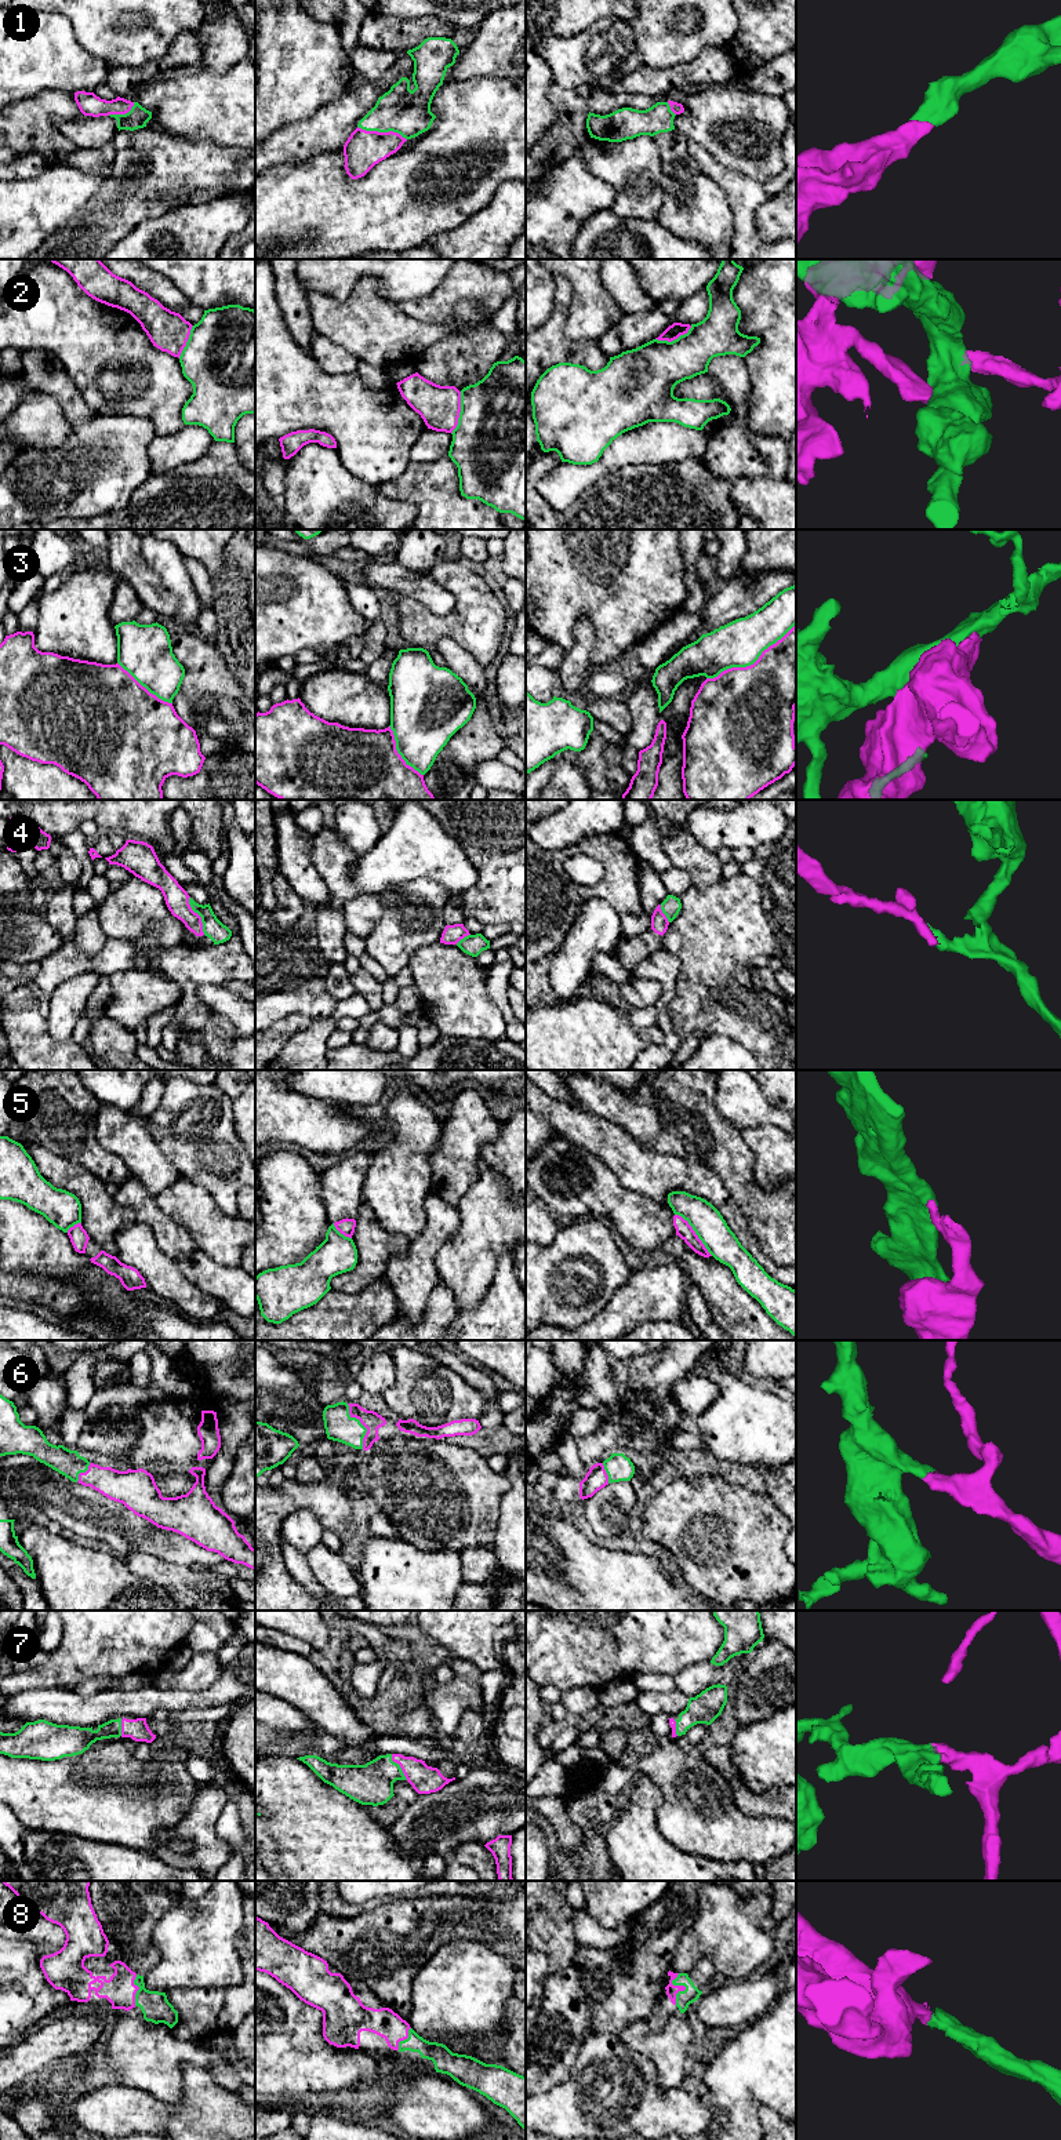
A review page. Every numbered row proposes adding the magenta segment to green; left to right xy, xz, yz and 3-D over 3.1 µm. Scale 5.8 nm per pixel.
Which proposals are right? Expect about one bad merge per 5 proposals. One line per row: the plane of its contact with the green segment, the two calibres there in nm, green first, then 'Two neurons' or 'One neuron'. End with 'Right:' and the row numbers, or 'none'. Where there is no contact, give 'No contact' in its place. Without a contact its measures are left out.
1: Touches green in xz. Thickness 260 nm (green) against 220 nm. One neuron
2: Touches green in xz. Thickness 500 nm (green) against 240 nm. Two neurons
3: Touches green in yz. Thickness 280 nm (green) against 480 nm. Two neurons
4: Touches green in xy. Thickness 120 nm (green) against 140 nm. One neuron
5: Touches green in yz. Thickness 180 nm (green) against 90 nm. Two neurons
6: Touches green in xz. Thickness 170 nm (green) against 110 nm. One neuron
7: Touches green in xz. Thickness 240 nm (green) against 160 nm. One neuron
8: Touches green in yz. Thickness 100 nm (green) against 70 nm. One neuron
Right: 1, 4, 6, 7, 8

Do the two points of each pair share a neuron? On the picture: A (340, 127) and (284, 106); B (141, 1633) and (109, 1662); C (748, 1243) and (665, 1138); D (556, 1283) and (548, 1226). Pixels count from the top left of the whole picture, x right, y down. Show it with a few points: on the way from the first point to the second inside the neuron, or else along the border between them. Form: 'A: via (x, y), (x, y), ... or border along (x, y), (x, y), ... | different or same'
A: border along (338, 98), (308, 117), (280, 128) | different
B: via (133, 1638), (117, 1653) | same
C: border along (650, 1150), (702, 1163), (712, 1169) | different
D: border along (560, 1227), (549, 1243), (540, 1244) | different

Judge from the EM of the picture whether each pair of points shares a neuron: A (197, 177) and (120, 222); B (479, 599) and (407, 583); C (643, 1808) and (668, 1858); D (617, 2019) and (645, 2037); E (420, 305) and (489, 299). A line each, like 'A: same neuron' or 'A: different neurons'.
A: same neuron
B: different neurons
C: same neuron
D: different neurons
E: same neuron

